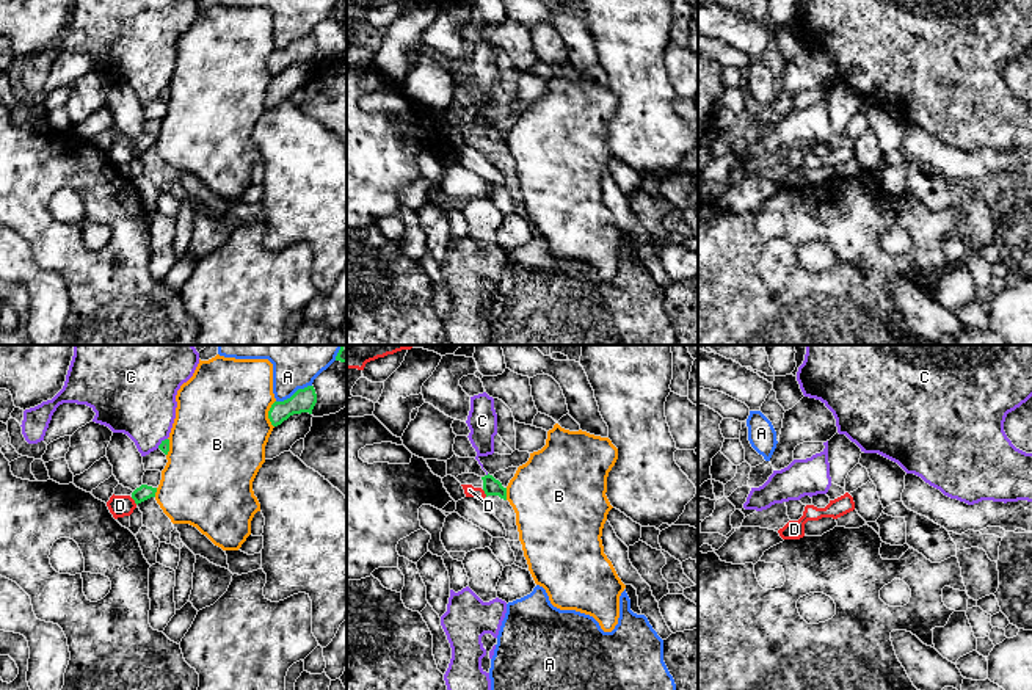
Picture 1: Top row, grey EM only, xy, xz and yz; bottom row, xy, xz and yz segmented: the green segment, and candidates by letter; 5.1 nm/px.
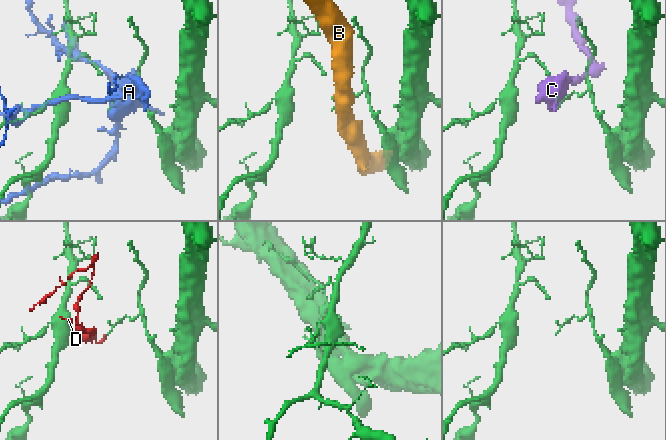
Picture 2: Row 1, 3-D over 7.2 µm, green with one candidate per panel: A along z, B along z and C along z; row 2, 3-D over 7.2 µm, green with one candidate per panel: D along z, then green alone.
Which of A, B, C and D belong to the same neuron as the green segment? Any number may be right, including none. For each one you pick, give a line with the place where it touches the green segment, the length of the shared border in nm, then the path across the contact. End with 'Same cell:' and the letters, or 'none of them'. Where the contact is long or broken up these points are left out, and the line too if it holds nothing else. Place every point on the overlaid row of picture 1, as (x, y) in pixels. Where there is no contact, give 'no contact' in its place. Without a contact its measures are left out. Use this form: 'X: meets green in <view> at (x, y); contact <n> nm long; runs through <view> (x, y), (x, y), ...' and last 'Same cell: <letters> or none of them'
Same cell: none of them

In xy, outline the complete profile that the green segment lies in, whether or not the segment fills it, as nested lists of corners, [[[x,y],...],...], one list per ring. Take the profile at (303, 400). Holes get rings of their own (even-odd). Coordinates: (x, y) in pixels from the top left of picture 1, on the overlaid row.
[[[307,386],[304,389],[298,389],[290,398],[284,401],[274,401],[268,411],[268,419],[273,427],[278,427],[293,414],[312,414],[315,403],[315,389],[314,386]]]

